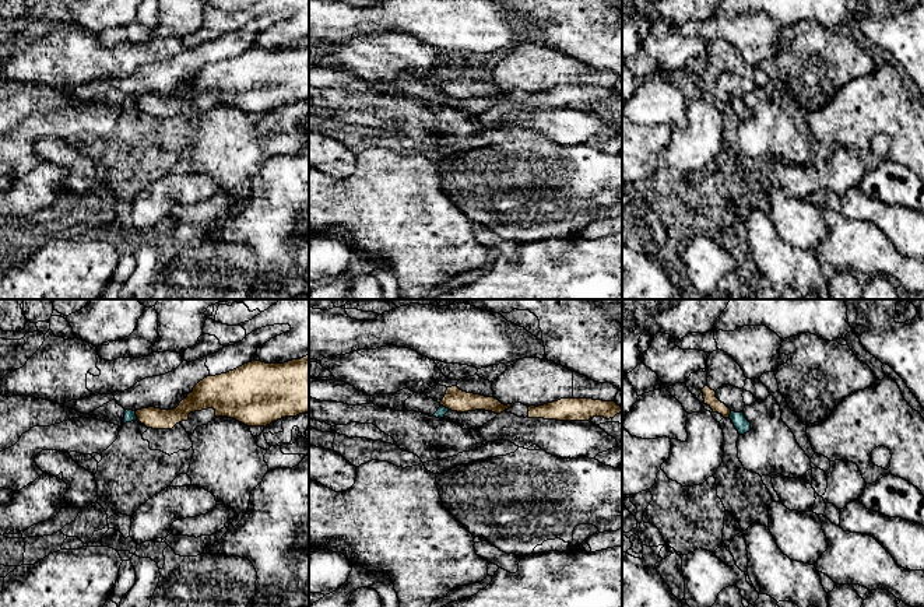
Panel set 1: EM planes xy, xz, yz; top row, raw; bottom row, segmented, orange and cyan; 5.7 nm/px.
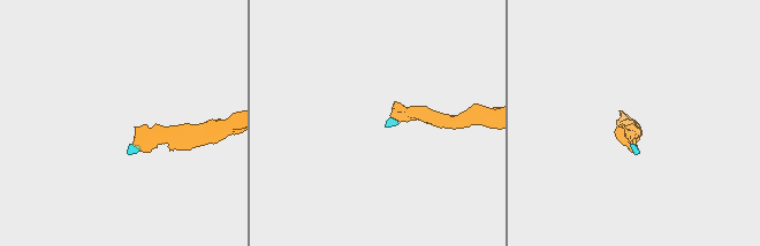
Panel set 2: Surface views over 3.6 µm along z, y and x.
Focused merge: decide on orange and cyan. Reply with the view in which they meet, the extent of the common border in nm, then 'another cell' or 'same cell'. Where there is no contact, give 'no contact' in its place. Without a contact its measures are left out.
xy | 60 nm | another cell

